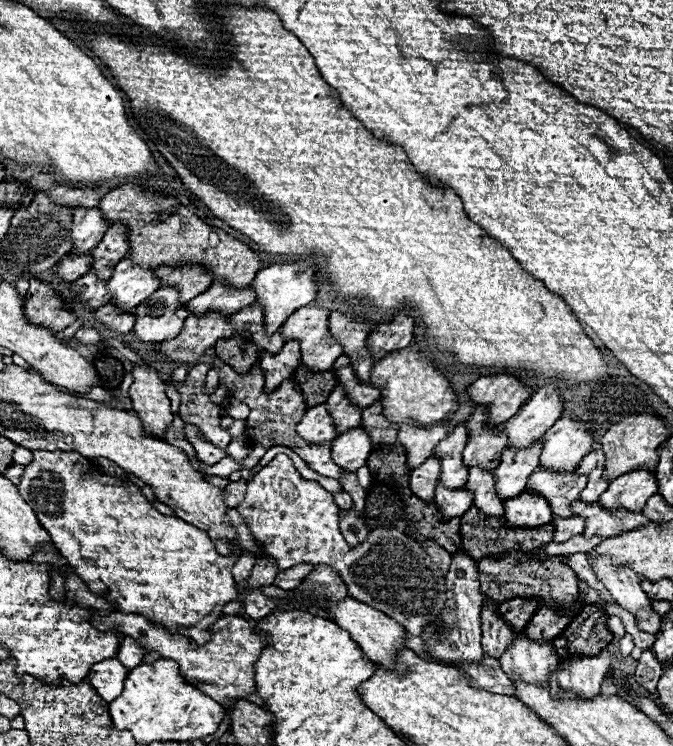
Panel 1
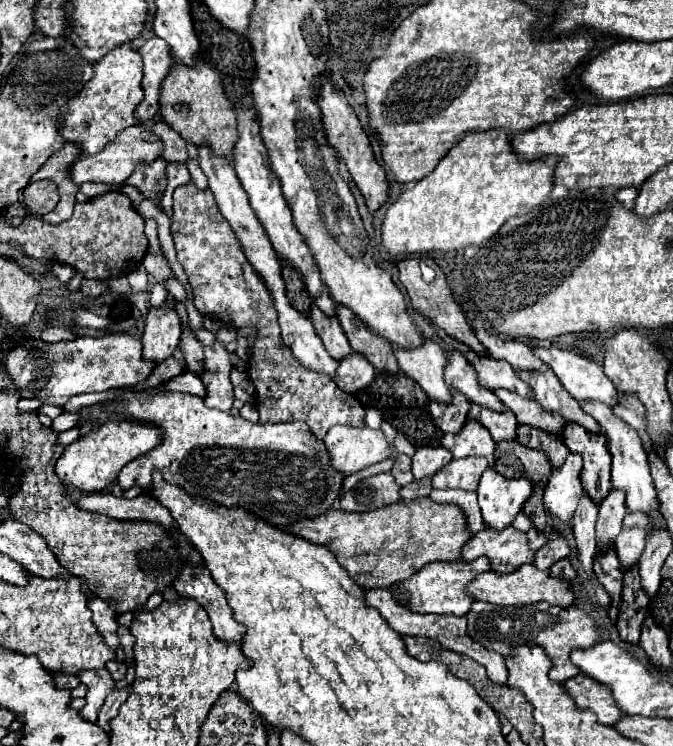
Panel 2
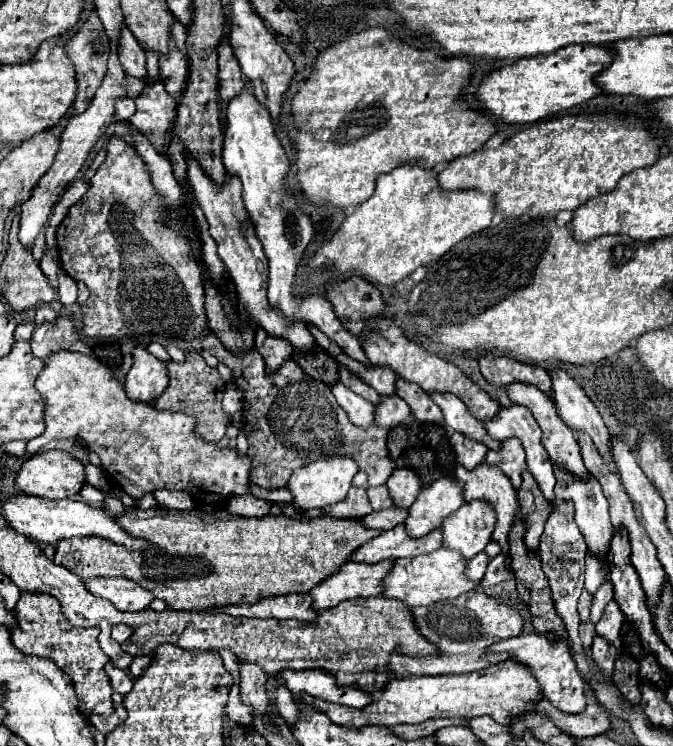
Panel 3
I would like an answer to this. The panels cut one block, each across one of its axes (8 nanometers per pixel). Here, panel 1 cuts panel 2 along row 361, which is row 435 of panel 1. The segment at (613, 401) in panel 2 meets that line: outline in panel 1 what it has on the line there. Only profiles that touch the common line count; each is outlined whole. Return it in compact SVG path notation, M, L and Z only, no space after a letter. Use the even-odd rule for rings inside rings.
M568 416L556 420L552 428L540 438L542 452L540 452L540 468L550 470L550 472L574 472L576 464L582 460L582 456L590 450L592 446L592 434L586 432L586 426L578 420L572 420Z

